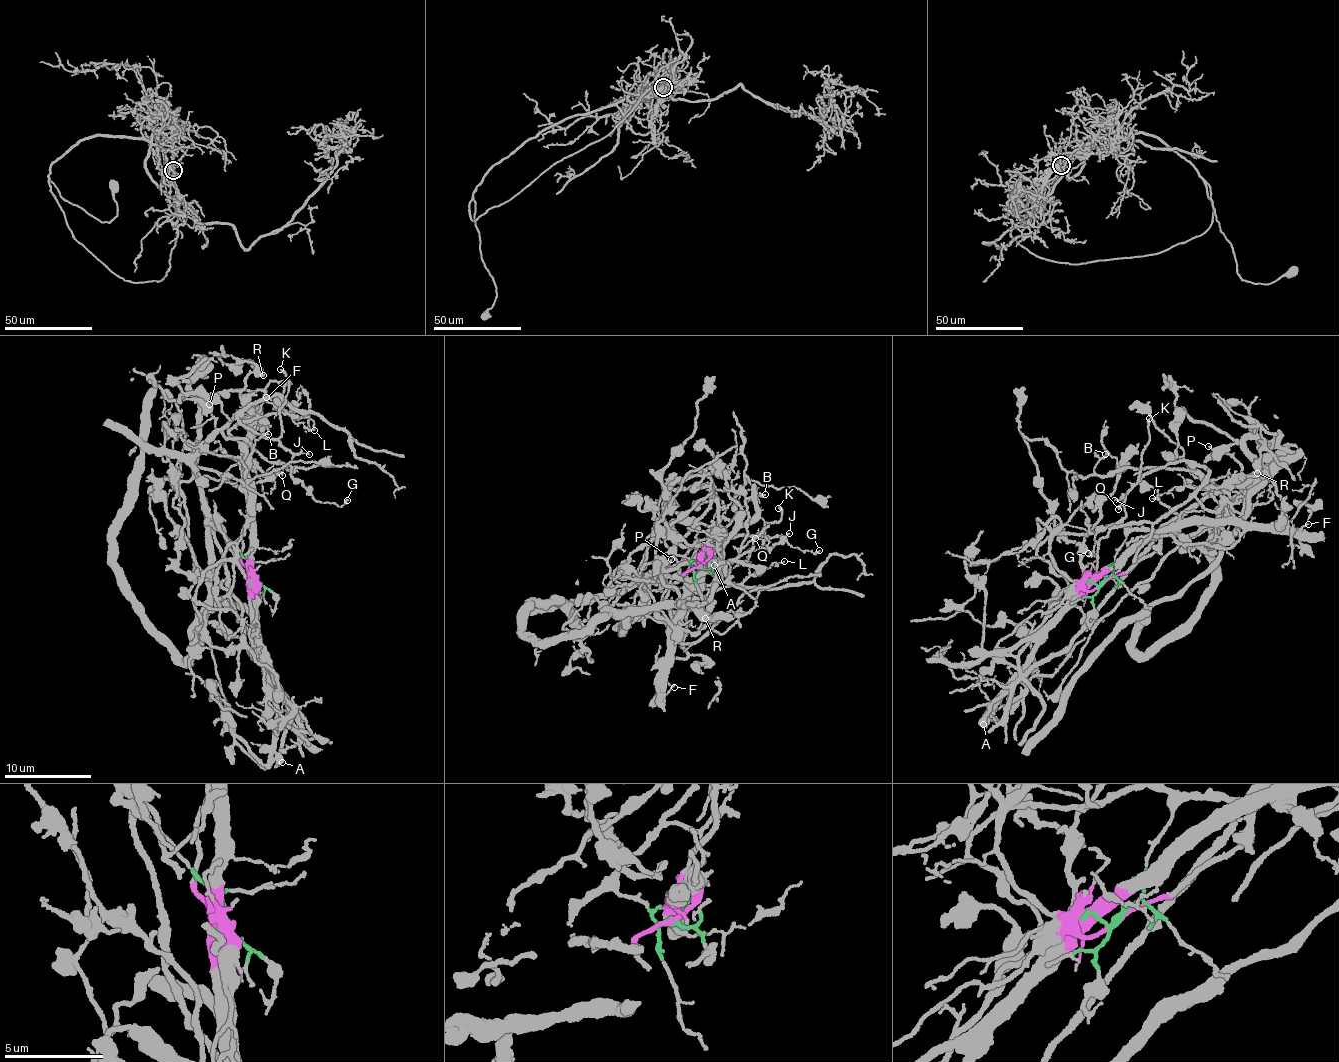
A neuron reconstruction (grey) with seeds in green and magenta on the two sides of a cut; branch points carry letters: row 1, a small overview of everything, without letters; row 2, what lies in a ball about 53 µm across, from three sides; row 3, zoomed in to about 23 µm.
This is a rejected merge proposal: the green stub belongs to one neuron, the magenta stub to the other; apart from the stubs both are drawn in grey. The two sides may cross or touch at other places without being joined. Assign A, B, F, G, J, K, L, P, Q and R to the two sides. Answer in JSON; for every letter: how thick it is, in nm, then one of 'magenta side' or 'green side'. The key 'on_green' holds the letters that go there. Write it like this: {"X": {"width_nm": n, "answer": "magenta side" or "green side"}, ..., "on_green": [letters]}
{"A": {"width_nm": 650, "answer": "magenta side"}, "B": {"width_nm": 180, "answer": "green side"}, "F": {"width_nm": 110, "answer": "magenta side"}, "G": {"width_nm": 160, "answer": "green side"}, "J": {"width_nm": 100, "answer": "green side"}, "K": {"width_nm": 220, "answer": "green side"}, "L": {"width_nm": 70, "answer": "magenta side"}, "P": {"width_nm": 150, "answer": "magenta side"}, "Q": {"width_nm": 140, "answer": "green side"}, "R": {"width_nm": 550, "answer": "magenta side"}, "on_green": ["B", "G", "J", "K", "Q"]}

